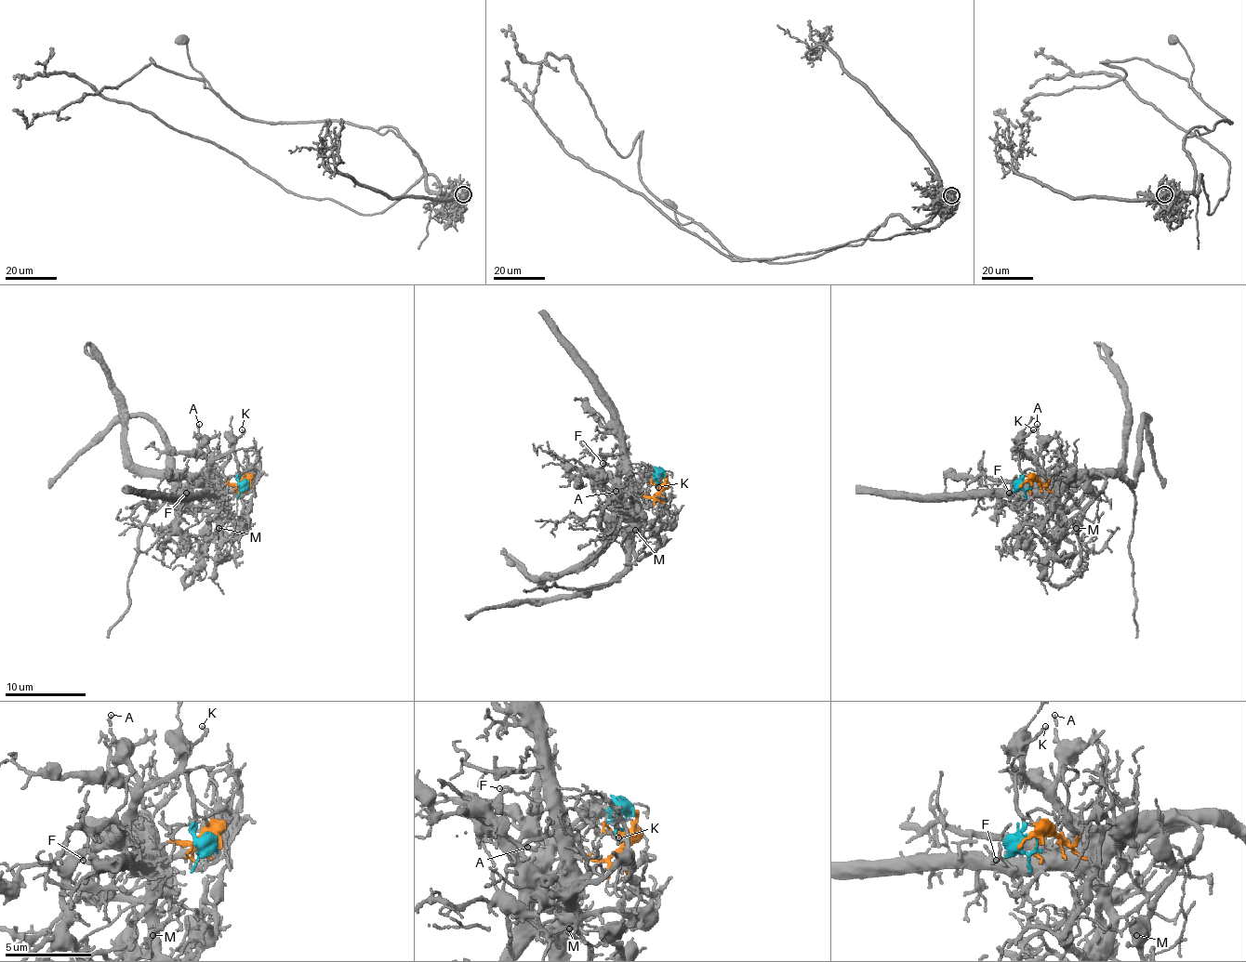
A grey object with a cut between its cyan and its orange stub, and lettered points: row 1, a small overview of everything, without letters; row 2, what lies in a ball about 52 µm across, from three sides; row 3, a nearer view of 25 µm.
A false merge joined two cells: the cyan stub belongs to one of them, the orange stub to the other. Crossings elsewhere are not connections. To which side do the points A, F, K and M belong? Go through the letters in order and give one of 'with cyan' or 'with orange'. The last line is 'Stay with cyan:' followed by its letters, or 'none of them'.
A: with cyan
F: with orange
K: with cyan
M: with orange
Stay with cyan: A, K

